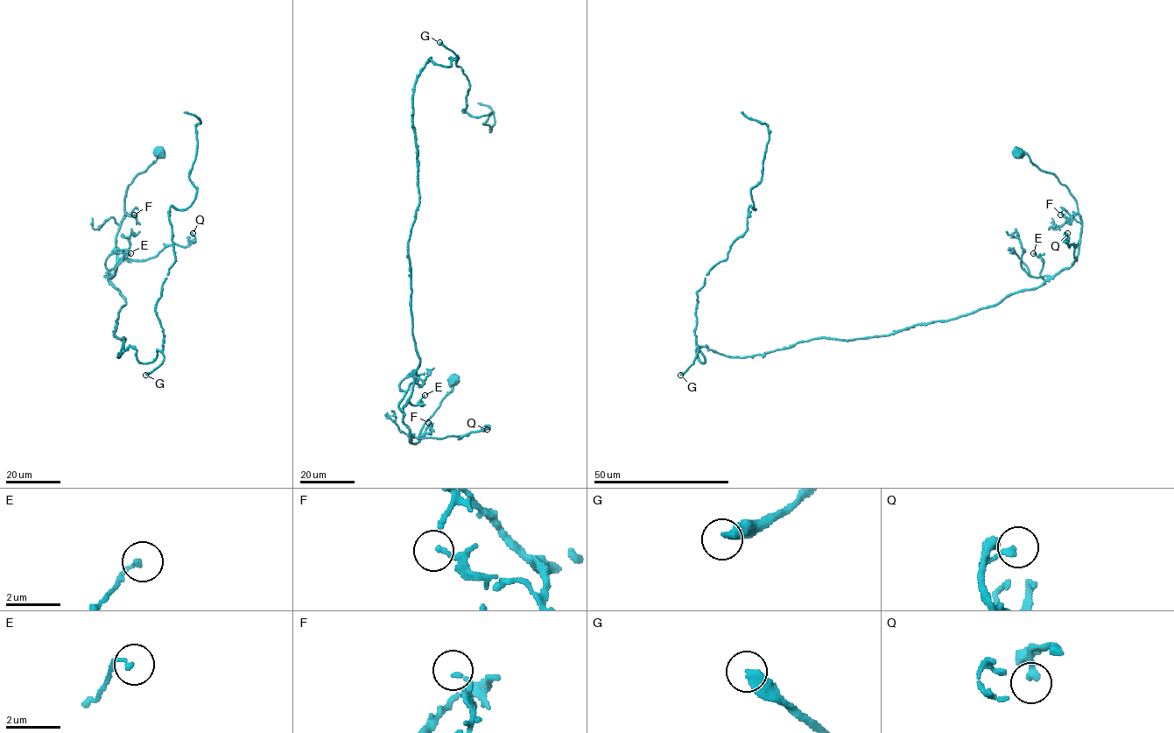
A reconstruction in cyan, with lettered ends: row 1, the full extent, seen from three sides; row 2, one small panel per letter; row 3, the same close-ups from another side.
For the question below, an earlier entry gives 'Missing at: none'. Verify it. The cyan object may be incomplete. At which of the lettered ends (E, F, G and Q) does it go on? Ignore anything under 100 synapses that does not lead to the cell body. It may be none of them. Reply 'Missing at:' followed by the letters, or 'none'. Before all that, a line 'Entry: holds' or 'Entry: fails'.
Entry: fails
Missing at: G

